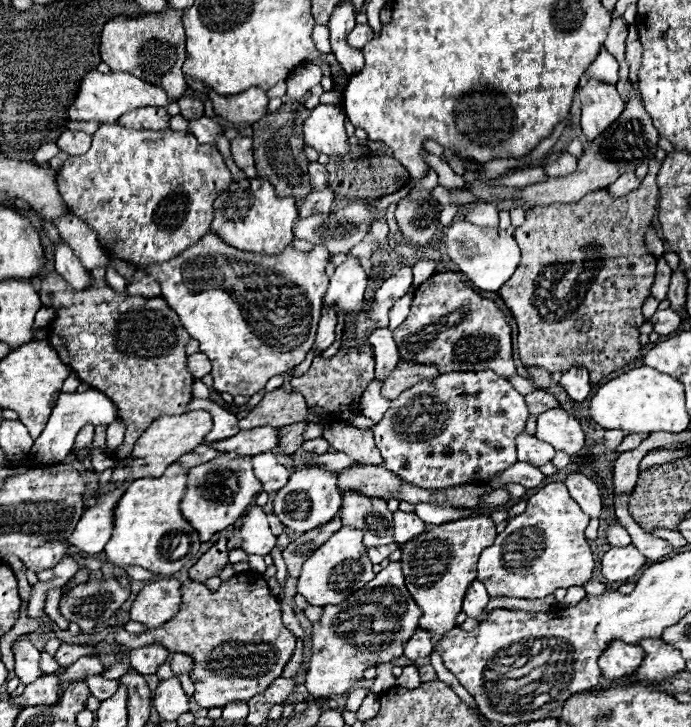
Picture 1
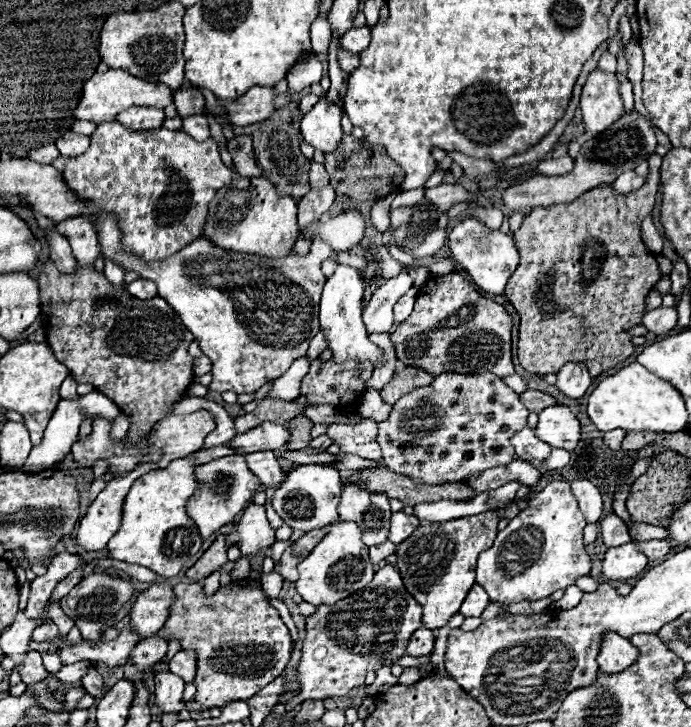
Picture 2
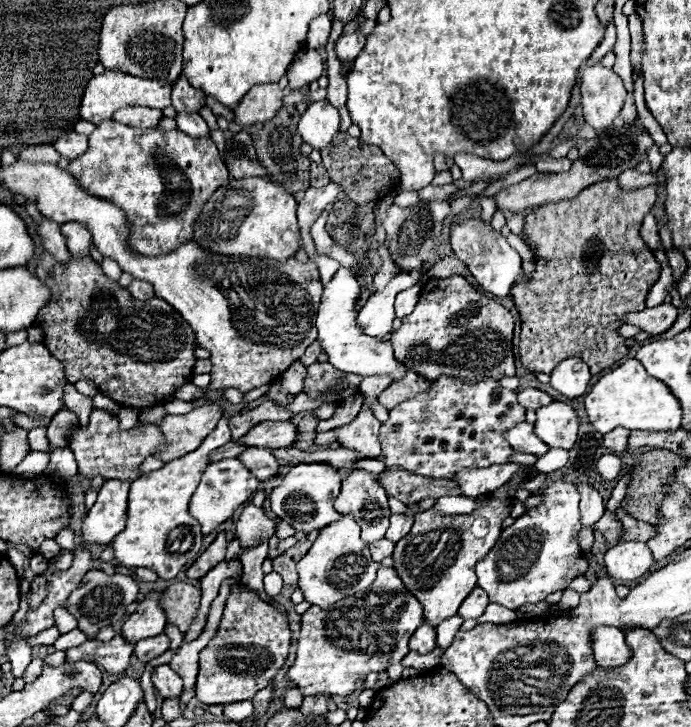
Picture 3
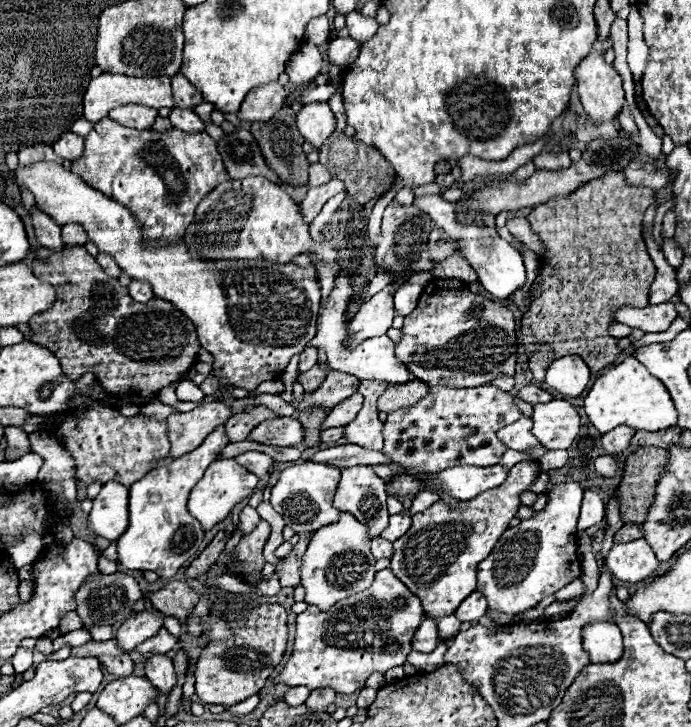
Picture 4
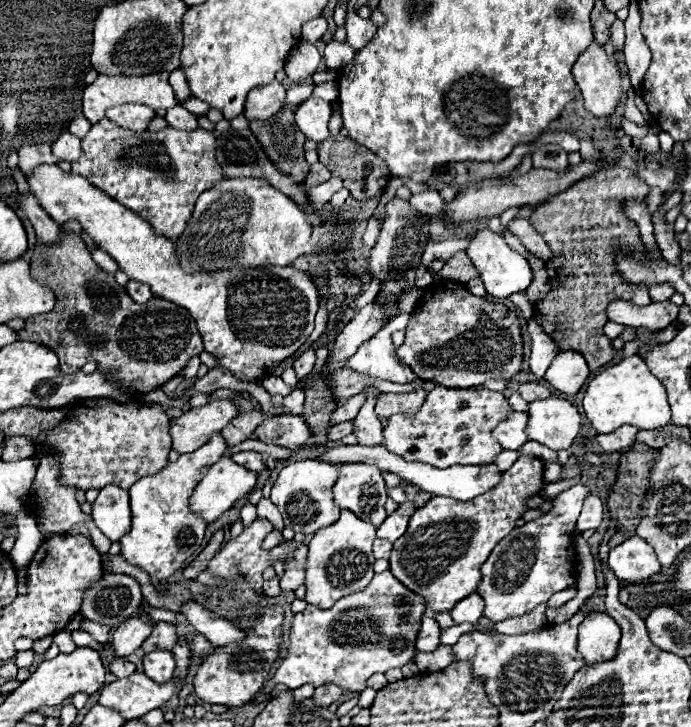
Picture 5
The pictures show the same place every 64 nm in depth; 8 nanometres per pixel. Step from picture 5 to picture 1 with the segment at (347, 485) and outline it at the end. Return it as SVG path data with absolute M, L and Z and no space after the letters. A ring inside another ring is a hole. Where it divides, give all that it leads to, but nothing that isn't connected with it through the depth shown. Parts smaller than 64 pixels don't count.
M346 492L340 514L344 526L354 526L362 530L364 546L372 548L394 542L394 518L386 506L386 500Z

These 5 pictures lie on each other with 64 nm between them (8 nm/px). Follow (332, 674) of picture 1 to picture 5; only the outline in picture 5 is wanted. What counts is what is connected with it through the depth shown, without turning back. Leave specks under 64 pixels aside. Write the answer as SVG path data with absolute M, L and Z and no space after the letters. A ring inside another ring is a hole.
M390 570L374 574L372 582L362 592L340 598L330 610L318 610L316 606L308 604L304 612L294 614L288 656L282 660L280 668L270 680L270 686L286 684L290 690L294 690L304 684L314 684L314 688L318 688L326 682L334 682L342 690L362 692L366 688L366 680L372 674L386 672L390 668L402 668L412 660L416 652L414 638L418 636L418 626L424 610L424 598L412 590L406 590L406 586L402 586L402 582L390 574Z

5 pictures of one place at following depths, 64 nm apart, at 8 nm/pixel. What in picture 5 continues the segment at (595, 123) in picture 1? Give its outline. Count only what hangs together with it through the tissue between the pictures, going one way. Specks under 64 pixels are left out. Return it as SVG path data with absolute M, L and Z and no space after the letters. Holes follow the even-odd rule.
M592 44L574 64L572 74L584 98L584 106L596 118L608 118L616 112L622 98L620 72L606 56L604 46Z

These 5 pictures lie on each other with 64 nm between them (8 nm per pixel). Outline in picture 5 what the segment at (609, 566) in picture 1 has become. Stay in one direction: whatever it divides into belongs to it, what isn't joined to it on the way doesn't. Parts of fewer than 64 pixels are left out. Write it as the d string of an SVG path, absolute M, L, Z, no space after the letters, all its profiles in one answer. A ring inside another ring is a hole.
M632 536L626 542L614 546L610 550L608 566L618 576L618 580L626 582L646 580L660 572L662 568L660 562L656 560L652 546L638 536Z

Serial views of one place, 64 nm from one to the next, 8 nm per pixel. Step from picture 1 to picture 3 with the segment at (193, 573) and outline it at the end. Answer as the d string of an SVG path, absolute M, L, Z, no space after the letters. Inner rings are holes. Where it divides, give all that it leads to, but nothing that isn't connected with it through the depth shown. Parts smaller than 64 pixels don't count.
M220 532L218 538L208 546L208 550L186 570L188 578L192 580L204 578L216 564L224 562L224 554L226 554L226 538L224 538L224 532Z

